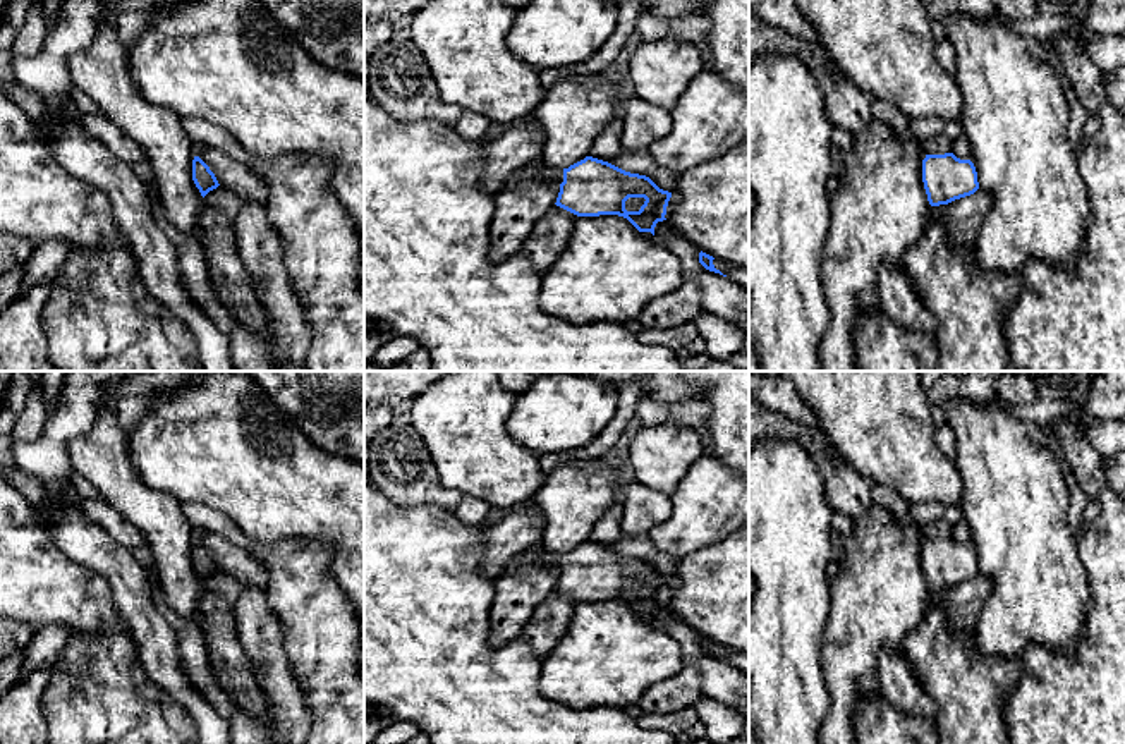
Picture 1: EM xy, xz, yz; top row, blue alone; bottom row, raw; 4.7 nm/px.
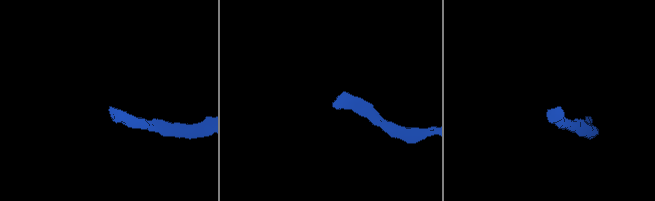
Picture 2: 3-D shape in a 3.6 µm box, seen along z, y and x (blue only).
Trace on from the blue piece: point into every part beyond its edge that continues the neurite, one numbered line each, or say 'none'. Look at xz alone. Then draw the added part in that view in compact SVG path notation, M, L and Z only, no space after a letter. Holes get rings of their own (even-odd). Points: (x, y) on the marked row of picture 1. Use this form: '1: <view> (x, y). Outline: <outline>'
1: xz (552, 172). Outline: M541 165L538 167L538 172L551 180L556 180L558 184L563 182L563 168Z

